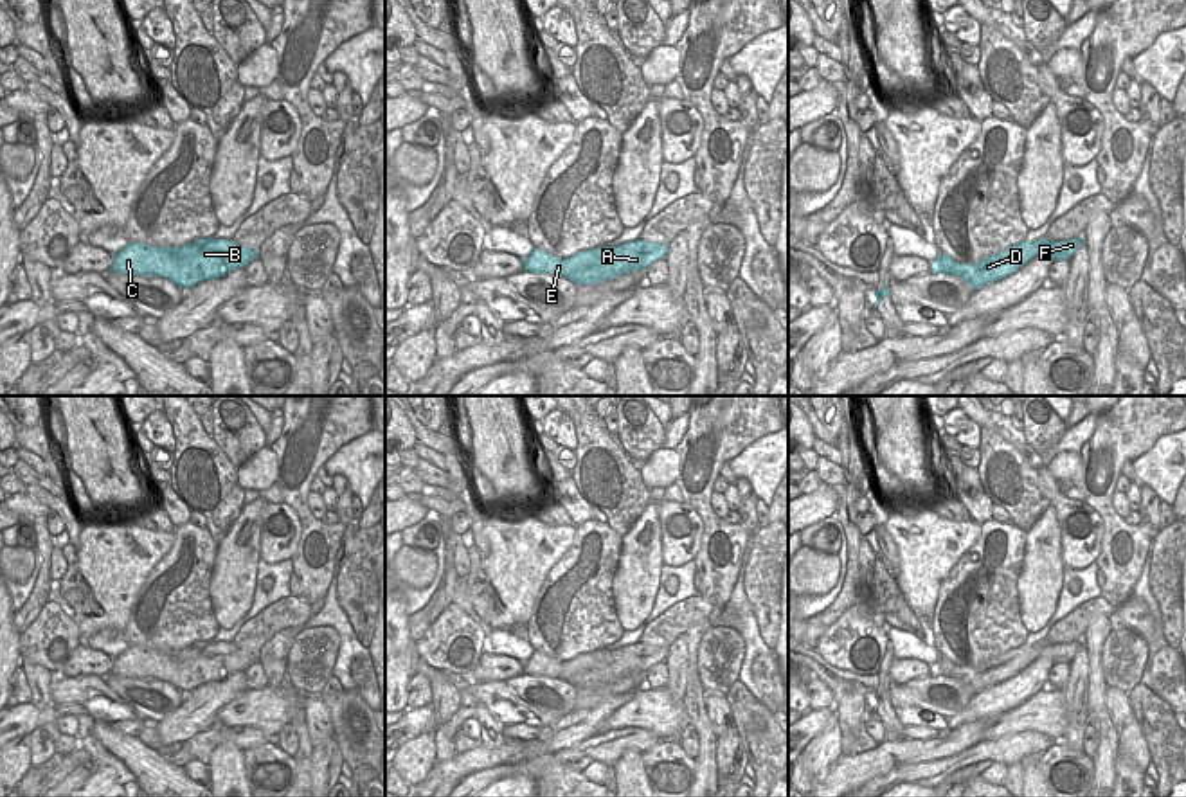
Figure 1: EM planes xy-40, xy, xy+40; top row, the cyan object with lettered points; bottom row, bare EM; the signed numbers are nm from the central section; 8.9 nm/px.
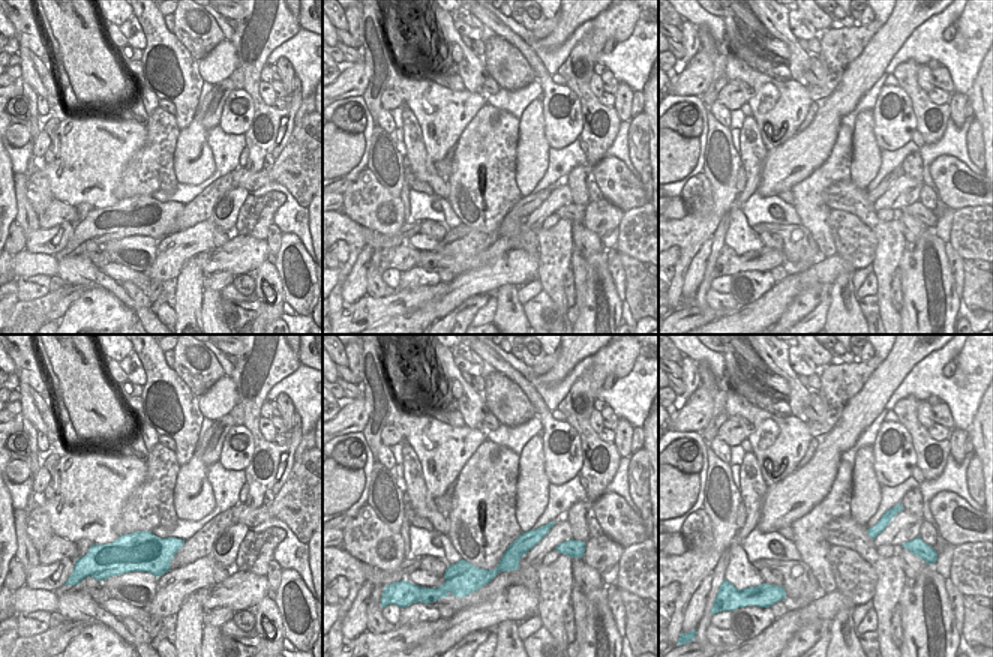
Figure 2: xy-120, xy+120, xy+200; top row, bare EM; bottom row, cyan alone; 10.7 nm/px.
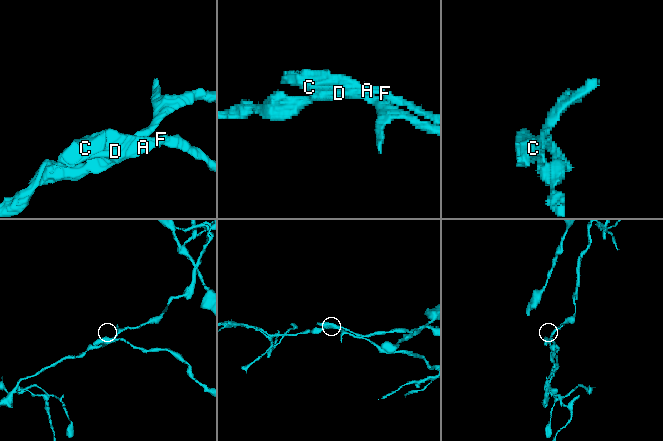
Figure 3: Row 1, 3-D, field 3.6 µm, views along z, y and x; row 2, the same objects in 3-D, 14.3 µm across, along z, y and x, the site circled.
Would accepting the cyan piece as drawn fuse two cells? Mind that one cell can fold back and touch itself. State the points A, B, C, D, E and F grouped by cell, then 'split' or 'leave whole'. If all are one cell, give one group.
A B C E F / D | split

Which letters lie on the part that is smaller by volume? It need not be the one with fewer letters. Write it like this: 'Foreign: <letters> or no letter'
Foreign: A, B, C, E, F

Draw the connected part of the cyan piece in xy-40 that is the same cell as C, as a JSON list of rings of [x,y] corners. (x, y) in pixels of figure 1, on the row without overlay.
[[[194,642],[182,649],[151,649],[128,646],[113,658],[110,675],[126,678],[158,678],[184,693],[207,682],[225,680],[245,671],[257,660],[257,653],[239,649],[232,642]]]

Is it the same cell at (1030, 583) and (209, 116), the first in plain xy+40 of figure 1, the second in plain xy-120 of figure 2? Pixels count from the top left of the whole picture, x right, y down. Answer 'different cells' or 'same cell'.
same cell

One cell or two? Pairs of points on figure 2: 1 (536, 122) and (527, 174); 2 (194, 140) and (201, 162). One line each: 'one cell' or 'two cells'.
1: one cell
2: one cell

